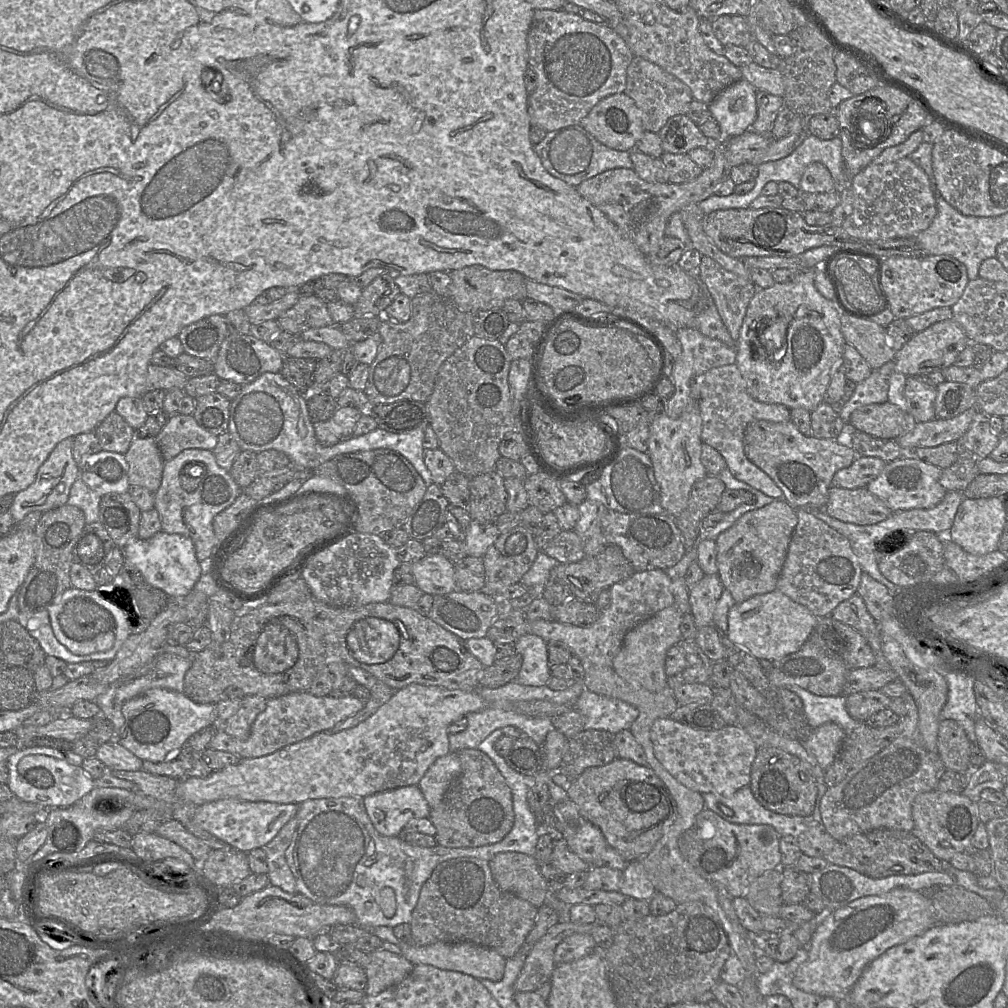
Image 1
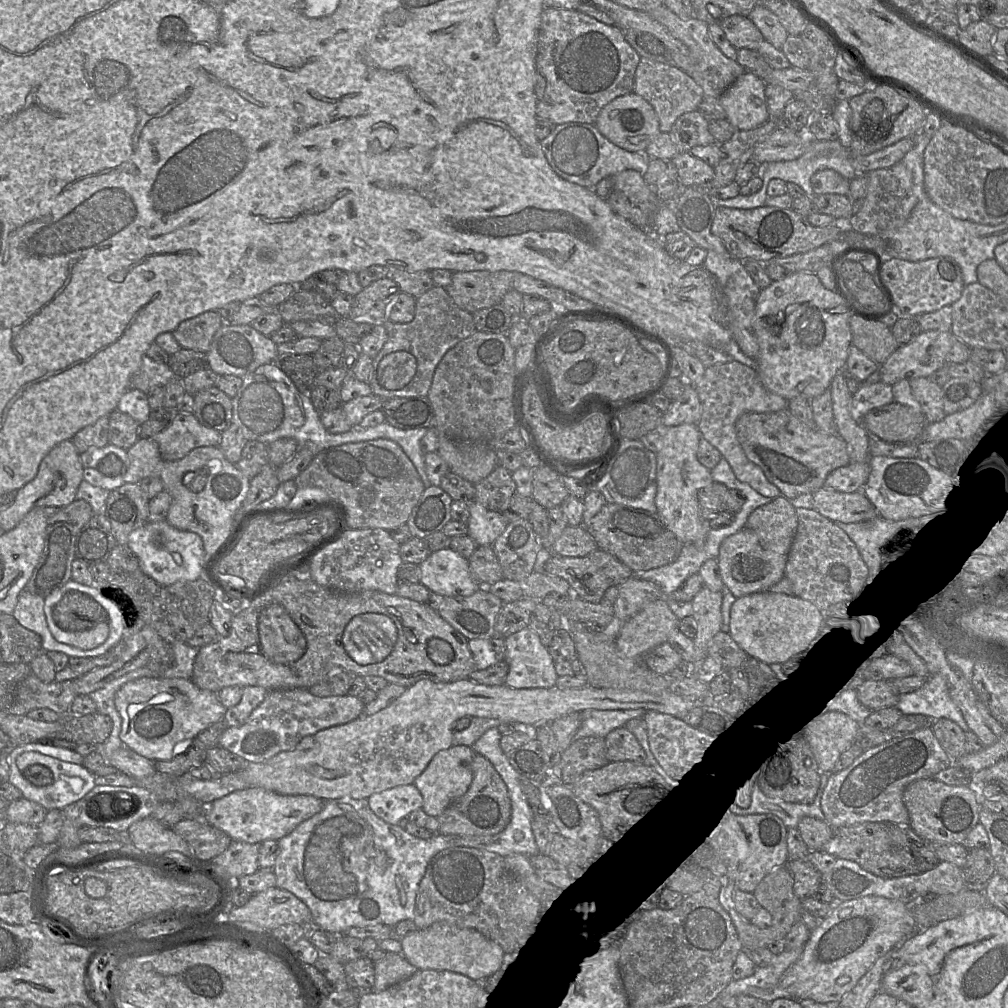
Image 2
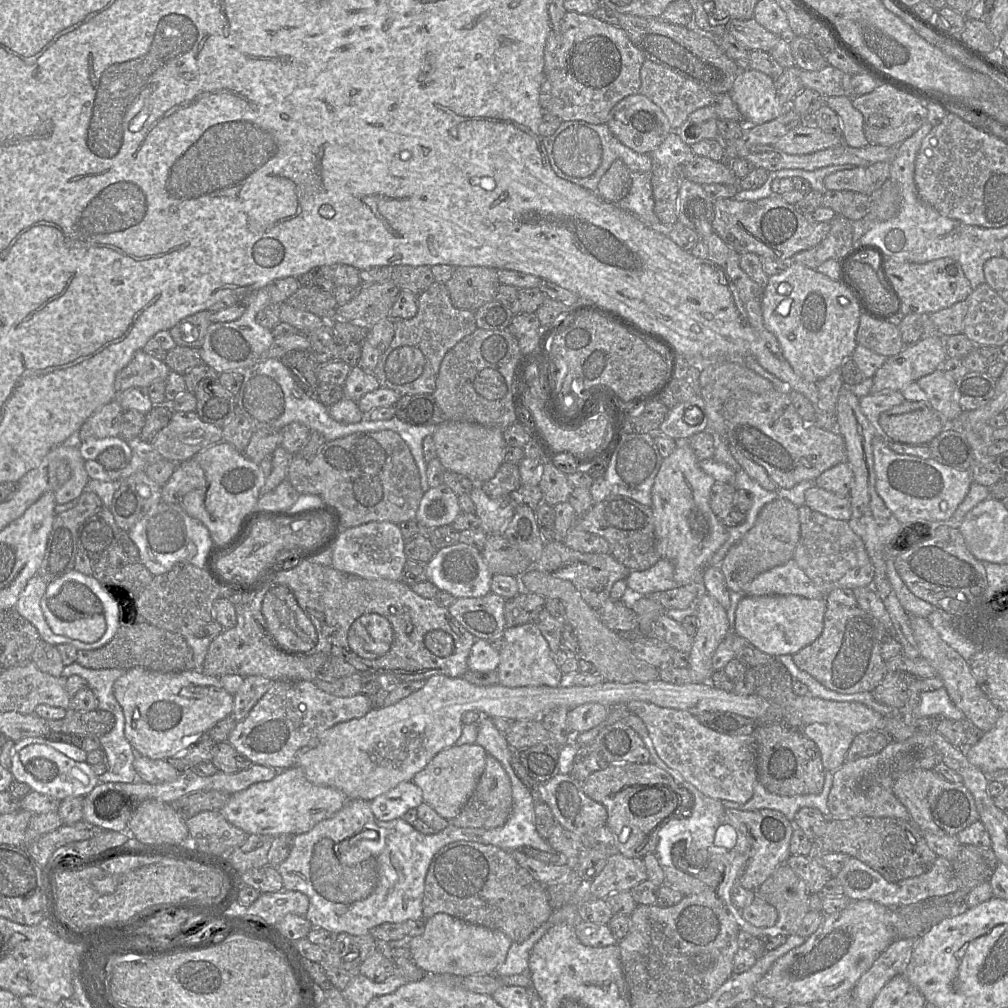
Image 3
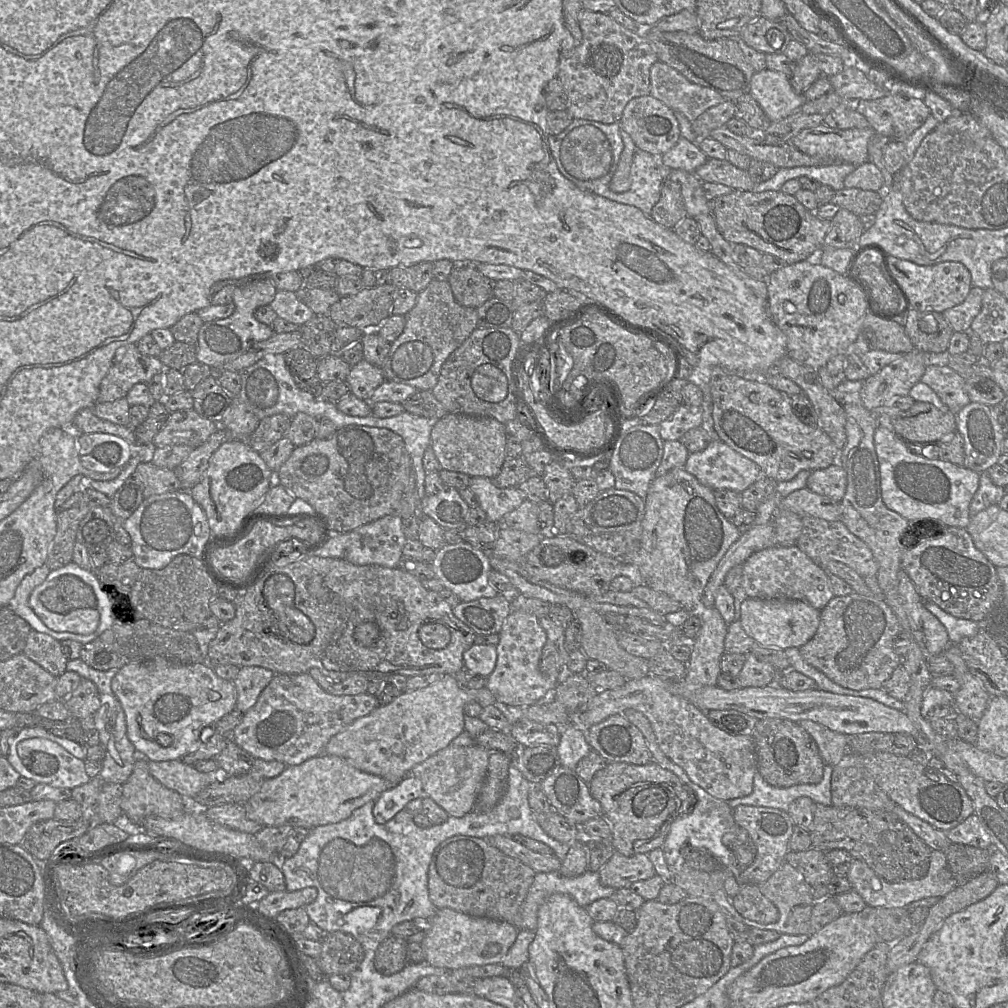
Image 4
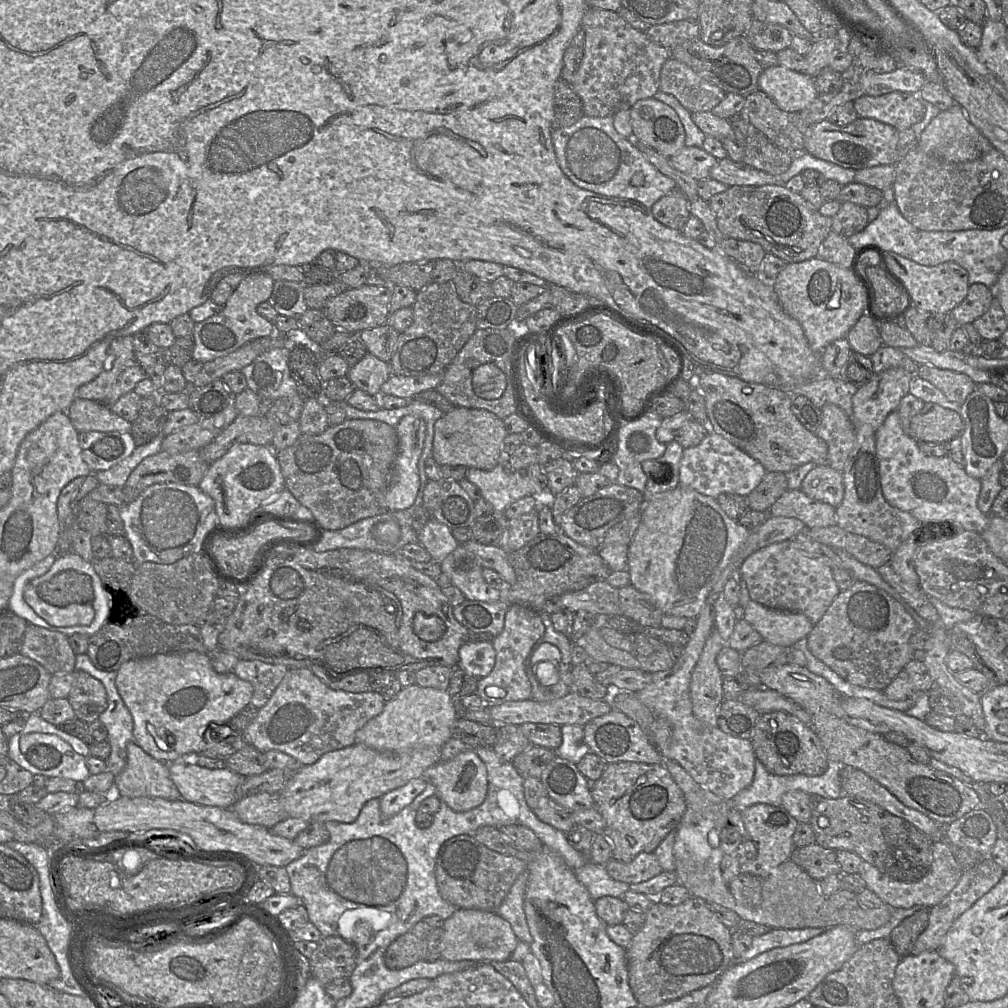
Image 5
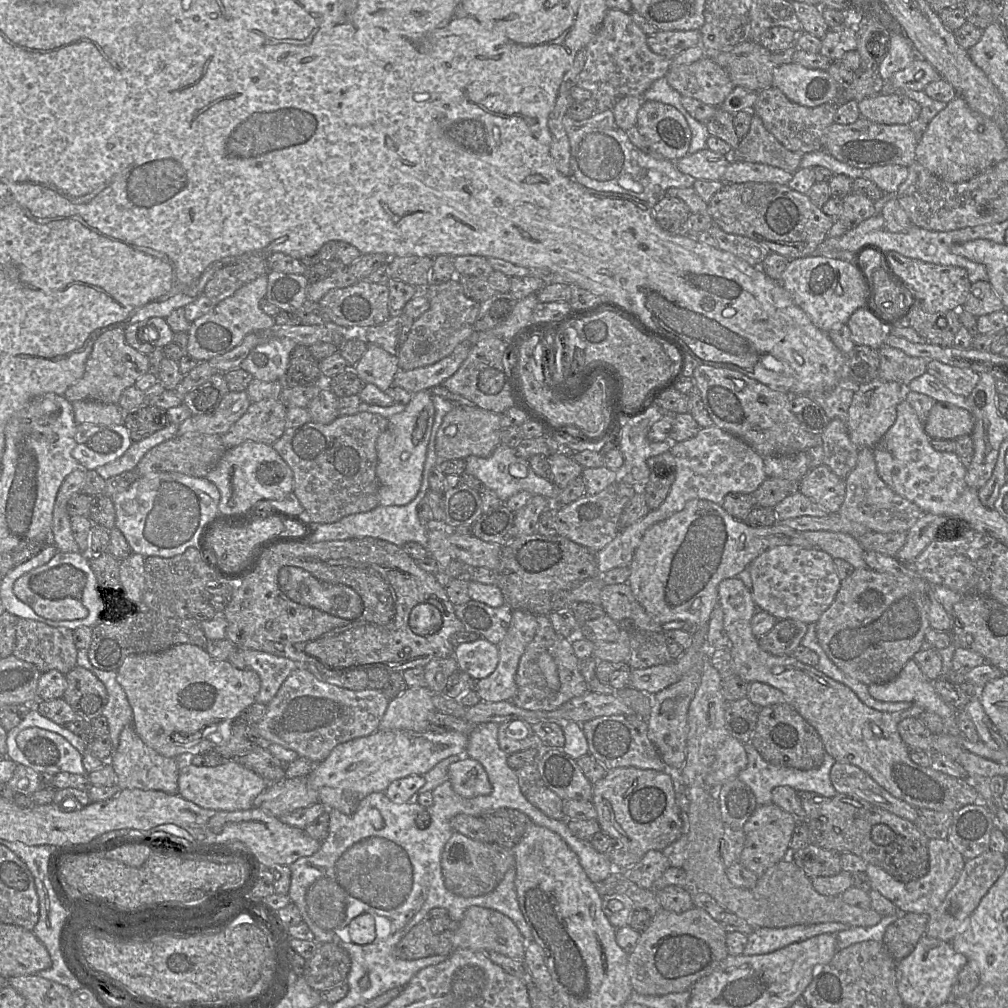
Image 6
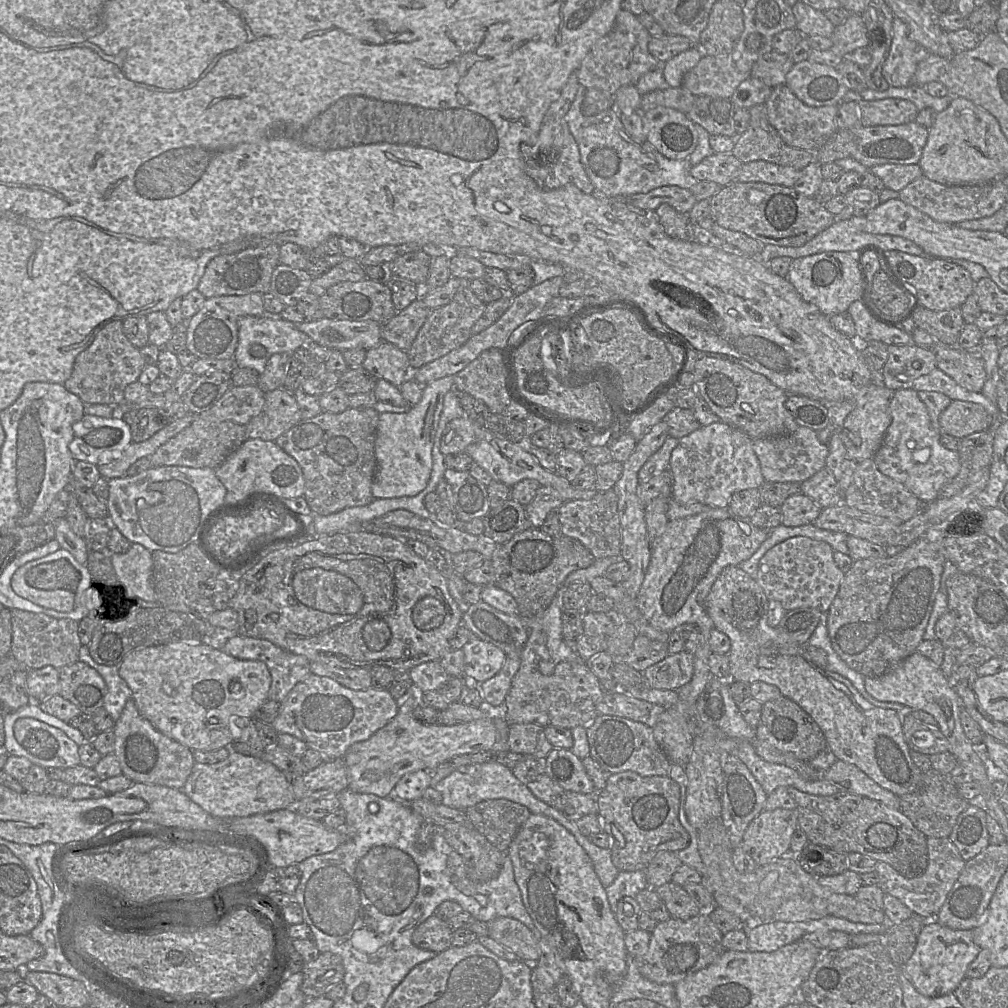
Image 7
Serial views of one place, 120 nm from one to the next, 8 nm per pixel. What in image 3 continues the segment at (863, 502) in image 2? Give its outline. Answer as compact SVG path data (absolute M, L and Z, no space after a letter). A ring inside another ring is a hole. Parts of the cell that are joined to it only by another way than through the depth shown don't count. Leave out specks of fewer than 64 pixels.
M816 485L806 490L805 506L829 518L847 522L852 513L849 496L840 497Z

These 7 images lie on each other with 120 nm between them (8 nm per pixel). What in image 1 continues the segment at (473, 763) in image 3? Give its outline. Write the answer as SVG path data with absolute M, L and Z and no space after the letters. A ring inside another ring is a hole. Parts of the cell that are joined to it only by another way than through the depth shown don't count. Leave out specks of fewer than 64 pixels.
M458 753L442 756L428 768L417 785L431 809L441 802L460 772L461 764Z

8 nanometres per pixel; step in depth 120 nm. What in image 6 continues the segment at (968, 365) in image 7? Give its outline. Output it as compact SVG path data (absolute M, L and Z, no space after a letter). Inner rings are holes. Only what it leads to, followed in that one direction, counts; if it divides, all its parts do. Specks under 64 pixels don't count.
M930 360L927 373L937 378L954 394L968 397L979 382L980 374L969 369Z

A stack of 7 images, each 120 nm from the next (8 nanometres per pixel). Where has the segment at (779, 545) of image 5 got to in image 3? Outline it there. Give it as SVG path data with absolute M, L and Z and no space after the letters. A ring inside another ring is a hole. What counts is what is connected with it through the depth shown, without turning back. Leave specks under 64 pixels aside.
M794 559L756 576L746 586L743 594L749 596L798 595L808 599L824 598Z

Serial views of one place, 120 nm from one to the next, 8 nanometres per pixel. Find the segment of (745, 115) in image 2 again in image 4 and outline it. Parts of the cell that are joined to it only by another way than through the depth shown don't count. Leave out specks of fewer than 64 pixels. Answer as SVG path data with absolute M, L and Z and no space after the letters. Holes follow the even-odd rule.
M767 68L753 74L749 93L771 122L786 118L804 103L803 94L794 91L787 75Z

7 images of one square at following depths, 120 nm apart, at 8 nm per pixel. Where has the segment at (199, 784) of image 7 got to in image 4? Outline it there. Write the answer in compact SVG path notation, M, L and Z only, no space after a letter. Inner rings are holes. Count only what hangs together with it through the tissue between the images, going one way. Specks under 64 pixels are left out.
M182 760L149 761L150 774L165 787L182 797L195 798L200 791L218 780L218 773L198 771Z

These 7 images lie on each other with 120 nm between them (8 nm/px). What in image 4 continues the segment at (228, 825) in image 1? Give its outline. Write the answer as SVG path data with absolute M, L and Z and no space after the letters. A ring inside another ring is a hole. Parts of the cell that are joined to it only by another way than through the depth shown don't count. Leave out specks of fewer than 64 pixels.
M320 754L306 760L302 764L286 766L279 776L263 780L260 790L246 801L244 805L248 818L262 826L289 825L293 828L312 829L347 819L354 810L370 801L375 801L381 793L392 786L379 776L356 769L341 757Z

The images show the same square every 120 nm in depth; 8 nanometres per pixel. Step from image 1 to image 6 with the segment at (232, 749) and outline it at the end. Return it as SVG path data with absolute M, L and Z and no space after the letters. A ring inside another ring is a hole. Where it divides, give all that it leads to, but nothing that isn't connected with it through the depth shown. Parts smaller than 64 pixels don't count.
M298 666L268 703L266 714L256 724L256 731L266 744L279 744L297 752L299 757L307 758L313 763L320 763L337 745L377 731L389 702L390 700L381 690L366 688L361 691L353 691L341 688L317 679L305 666Z

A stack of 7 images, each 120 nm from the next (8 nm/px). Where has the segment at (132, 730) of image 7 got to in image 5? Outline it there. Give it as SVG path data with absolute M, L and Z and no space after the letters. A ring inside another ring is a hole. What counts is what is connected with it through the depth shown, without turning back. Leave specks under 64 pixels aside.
M135 741L127 745L126 766L115 776L114 792L130 798L182 799L170 777L169 765L154 759Z

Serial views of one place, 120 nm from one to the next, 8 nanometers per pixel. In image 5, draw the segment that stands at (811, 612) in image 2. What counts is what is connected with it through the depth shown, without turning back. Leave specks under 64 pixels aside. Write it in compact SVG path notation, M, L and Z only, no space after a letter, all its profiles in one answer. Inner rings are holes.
M753 600L745 605L742 618L763 640L782 647L807 637L814 626L803 613L769 608Z

